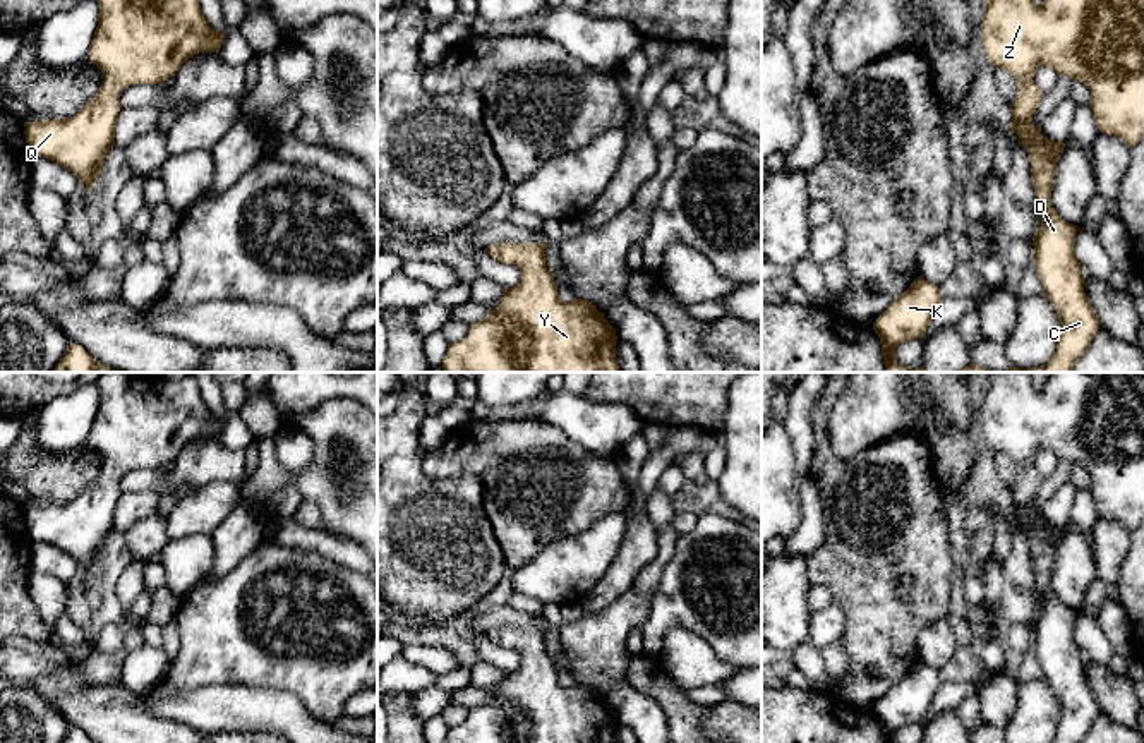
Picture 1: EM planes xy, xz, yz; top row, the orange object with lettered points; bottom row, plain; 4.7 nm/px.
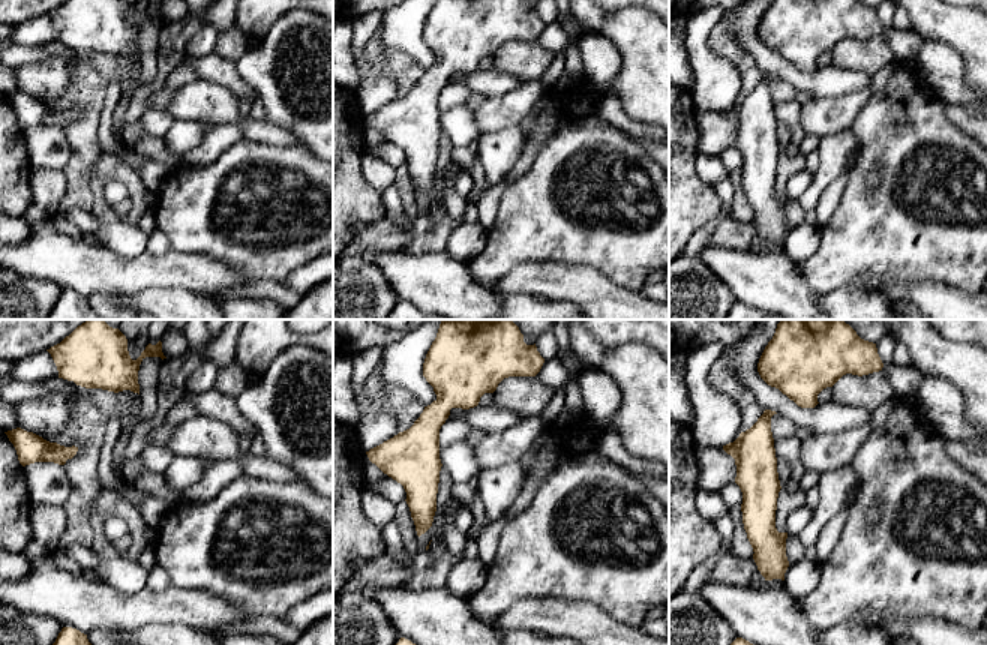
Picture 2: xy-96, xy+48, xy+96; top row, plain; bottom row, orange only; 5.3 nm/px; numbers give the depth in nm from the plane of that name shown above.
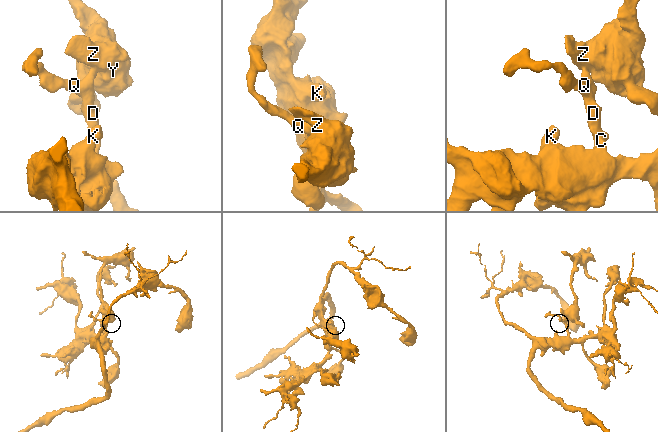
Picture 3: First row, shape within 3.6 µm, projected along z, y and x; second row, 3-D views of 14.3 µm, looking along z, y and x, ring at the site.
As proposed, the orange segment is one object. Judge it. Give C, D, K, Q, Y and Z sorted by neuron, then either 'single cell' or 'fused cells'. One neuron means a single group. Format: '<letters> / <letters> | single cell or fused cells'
C D K Q Y Z | single cell

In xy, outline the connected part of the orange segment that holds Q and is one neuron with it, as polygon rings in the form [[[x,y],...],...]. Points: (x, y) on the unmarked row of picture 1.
[[[103,372],[96,384],[99,402],[89,429],[89,444],[105,458],[99,475],[70,503],[24,506],[31,539],[48,542],[72,556],[86,568],[87,578],[103,554],[108,534],[115,530],[122,474],[134,468],[161,468],[175,462],[178,453],[199,436],[218,436],[225,424],[225,417],[209,410],[190,372],[178,381],[168,381],[156,372]]]

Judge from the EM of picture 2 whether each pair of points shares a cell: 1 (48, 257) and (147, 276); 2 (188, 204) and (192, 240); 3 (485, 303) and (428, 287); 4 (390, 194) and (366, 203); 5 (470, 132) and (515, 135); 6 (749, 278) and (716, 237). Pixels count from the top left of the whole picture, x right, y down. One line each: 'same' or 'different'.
1: same
2: same
3: same
4: different
5: different
6: different

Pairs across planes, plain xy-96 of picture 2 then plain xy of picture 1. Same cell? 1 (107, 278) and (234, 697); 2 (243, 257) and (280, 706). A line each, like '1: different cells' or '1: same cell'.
1: same cell
2: different cells

